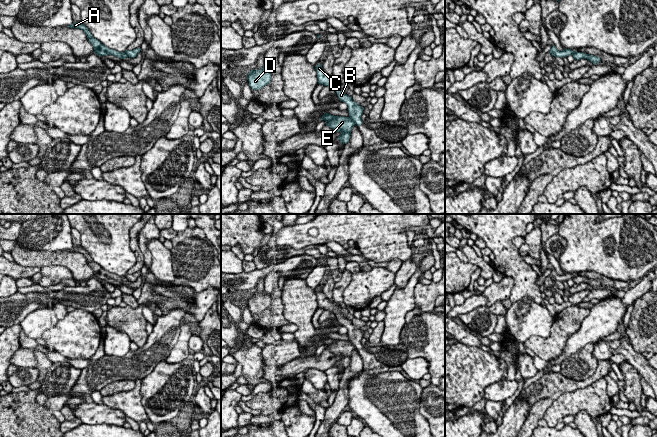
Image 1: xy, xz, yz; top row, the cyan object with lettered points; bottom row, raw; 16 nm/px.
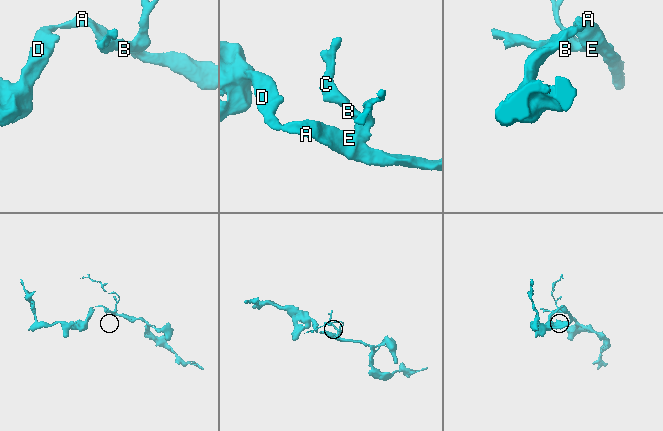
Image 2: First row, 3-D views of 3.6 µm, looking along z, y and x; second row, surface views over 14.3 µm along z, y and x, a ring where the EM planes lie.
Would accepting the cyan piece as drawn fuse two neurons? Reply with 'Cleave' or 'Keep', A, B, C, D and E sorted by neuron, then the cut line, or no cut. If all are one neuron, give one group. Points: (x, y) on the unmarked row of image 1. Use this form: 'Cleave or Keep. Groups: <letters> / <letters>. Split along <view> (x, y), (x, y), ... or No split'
Cleave. Groups: A D E / B C. Split along xz (349, 340), (355, 347)

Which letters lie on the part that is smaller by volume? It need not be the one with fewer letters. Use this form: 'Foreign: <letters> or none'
Foreign: B, C

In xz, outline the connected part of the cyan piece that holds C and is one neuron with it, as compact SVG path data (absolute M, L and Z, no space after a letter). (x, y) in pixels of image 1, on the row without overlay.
M322 288L315 290L317 296L318 308L330 311L333 313L340 325L345 326L348 329L349 341L355 346L357 350L362 348L362 338L364 331L353 325L352 320L349 320L343 316L340 312L340 305L331 302L323 293Z

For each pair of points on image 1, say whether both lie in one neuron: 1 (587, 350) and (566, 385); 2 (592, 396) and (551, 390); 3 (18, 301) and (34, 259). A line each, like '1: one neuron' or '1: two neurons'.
1: two neurons
2: two neurons
3: two neurons

